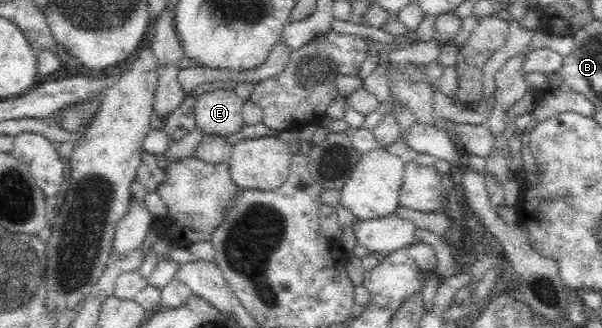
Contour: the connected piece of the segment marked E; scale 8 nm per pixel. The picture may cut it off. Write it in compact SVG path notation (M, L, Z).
M231 88L195 93L193 115L195 127L207 136L223 136L243 129L242 100Z

